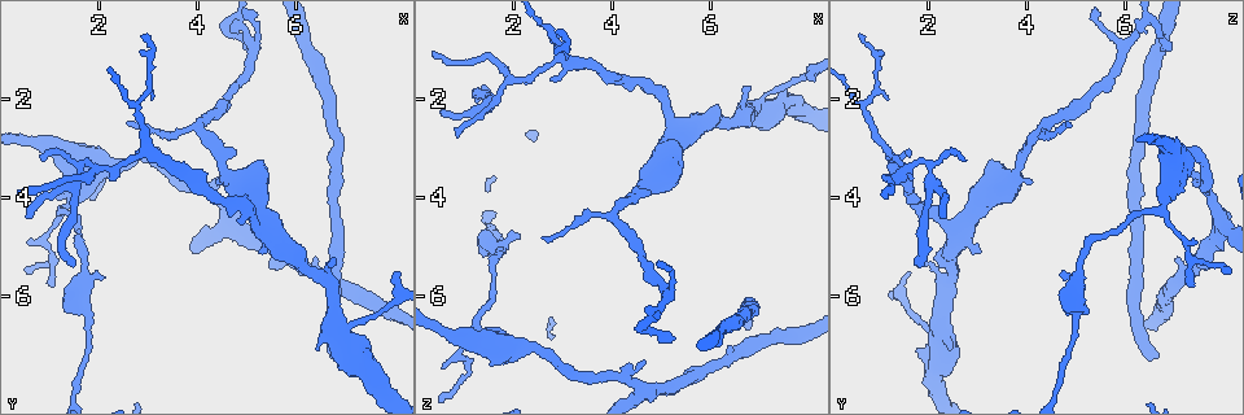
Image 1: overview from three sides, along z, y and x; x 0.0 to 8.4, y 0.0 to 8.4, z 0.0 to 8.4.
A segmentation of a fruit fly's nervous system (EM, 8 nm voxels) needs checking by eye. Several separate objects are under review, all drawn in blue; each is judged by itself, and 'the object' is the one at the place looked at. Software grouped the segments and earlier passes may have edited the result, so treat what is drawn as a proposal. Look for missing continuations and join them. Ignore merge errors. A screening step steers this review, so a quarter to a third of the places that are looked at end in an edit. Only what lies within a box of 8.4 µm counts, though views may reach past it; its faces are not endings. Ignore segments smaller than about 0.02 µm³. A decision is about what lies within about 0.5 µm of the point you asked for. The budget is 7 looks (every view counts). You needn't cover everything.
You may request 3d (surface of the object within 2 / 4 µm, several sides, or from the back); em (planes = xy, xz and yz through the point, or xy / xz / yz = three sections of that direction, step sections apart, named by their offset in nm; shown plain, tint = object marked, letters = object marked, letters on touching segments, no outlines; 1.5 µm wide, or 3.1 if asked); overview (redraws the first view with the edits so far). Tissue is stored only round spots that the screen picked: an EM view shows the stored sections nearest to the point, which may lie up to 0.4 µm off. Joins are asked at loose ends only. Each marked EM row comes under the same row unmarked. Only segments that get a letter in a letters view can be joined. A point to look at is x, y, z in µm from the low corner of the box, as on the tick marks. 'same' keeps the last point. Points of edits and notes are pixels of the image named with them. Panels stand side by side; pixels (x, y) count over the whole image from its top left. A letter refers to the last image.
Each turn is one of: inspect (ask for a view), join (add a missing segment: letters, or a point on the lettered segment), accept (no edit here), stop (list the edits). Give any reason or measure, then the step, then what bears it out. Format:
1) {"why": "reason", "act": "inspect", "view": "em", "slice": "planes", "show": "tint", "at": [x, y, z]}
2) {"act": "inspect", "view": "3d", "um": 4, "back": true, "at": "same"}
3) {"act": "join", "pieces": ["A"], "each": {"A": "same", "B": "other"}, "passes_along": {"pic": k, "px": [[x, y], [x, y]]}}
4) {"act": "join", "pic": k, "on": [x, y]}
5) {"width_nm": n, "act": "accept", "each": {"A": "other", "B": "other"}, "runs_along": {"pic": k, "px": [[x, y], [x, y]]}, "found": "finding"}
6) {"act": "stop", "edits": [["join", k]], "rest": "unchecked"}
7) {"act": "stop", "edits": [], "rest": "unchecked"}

{"why": "thin end", "act": "inspect", "view": "em", "slice": "planes", "show": "letters", "at": [2.15, 5.65, 4.75]}

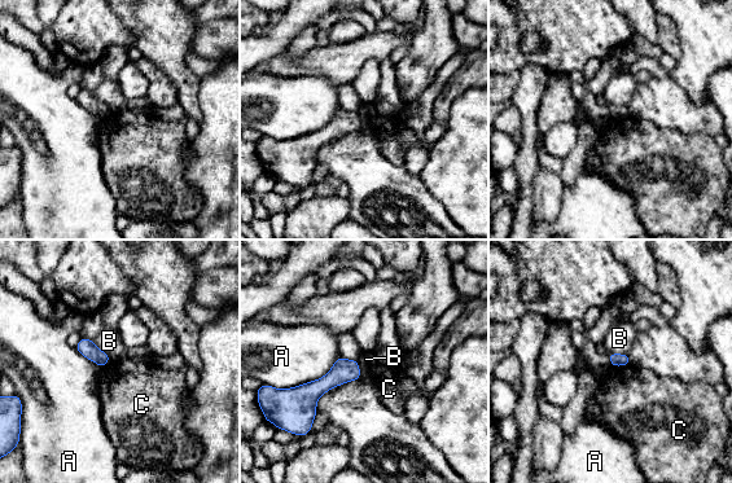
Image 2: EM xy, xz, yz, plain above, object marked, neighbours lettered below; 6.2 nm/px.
{"act": "accept", "each": {"A": "other", "B": "other", "C": "other"}, "runs_along": {"pic": 2, "px": [[354, 363], [310, 399], [310, 418]]}, "found": "none of them fits"}

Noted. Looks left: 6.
{"why": "free end", "act": "inspect", "view": "em", "slice": "planes", "show": "tint", "at": [1.05, 5.75, 7.30]}

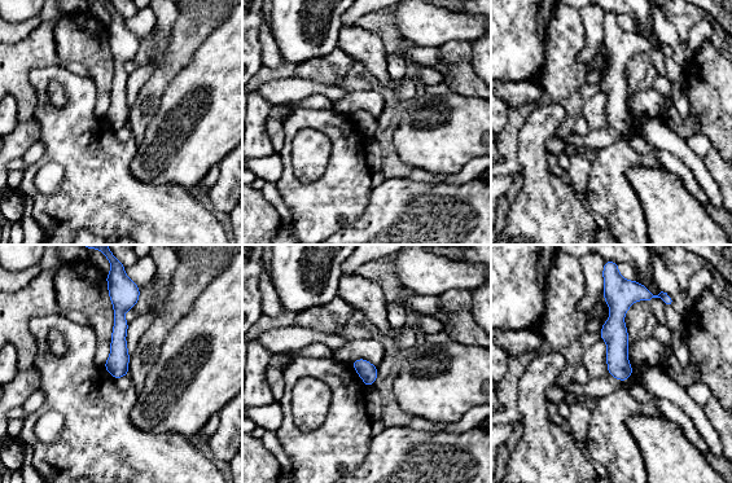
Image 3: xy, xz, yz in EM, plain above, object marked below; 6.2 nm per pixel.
{"why": "what lies round it", "act": "inspect", "view": "em", "slice": "planes", "show": "letters", "at": "same"}

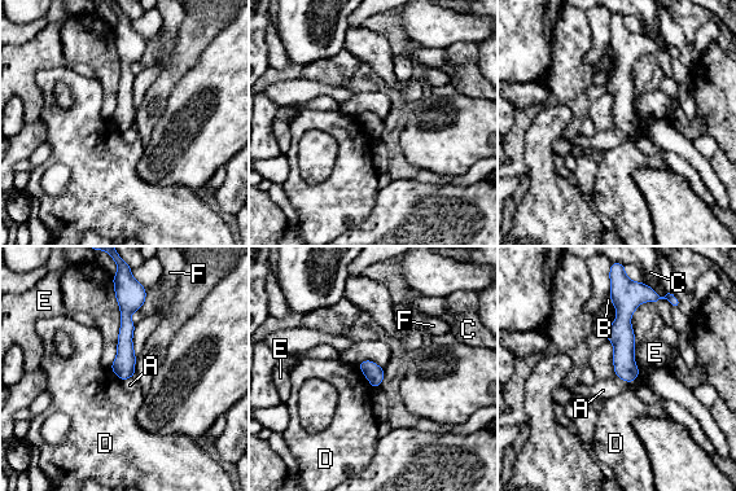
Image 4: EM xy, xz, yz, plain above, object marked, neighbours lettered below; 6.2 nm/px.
{"width_nm": 110, "act": "accept", "each": {"A": "other", "B": "other", "C": "other", "D": "other", "E": "other", "F": "other"}, "runs_along": {"pic": 4, "px": [[616, 293], [623, 302], [630, 378]]}, "found": "none of them fits"}

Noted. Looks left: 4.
{"why": "an open end", "act": "inspect", "view": "3d", "um": 2, "at": [5.35, 5.15, 3.00]}

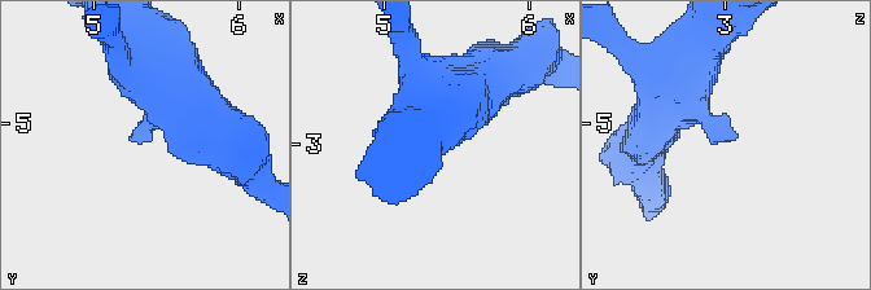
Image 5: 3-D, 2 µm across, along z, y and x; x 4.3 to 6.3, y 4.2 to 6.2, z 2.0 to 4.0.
{"why": "shape alone is not enough", "act": "inspect", "view": "em", "slice": "planes", "show": "letters", "at": [5.30, 5.12, 3.04]}

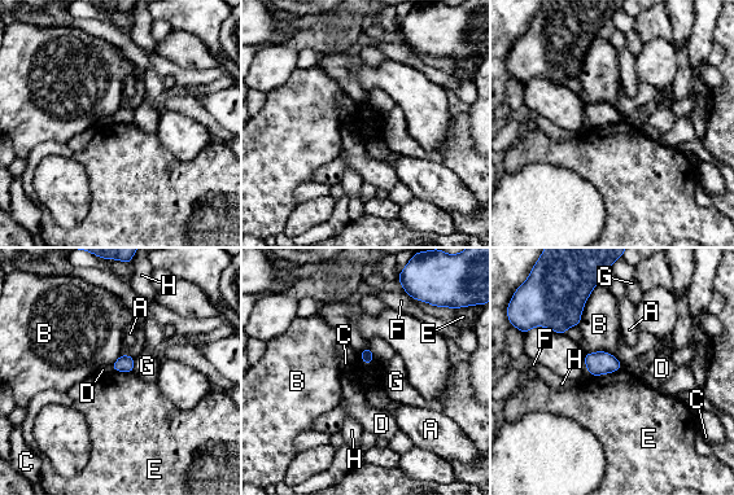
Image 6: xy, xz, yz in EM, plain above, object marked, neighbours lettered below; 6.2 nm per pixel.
{"act": "accept", "each": {"A": "other", "B": "other", "C": "other", "D": "other", "E": "other", "F": "other", "G": "other", "H": "other"}, "border": {"pic": 6, "px": [[623, 367], [591, 377]]}, "found": "none of them fits"}

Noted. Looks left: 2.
{"act": "stop", "edits": [], "rest": "unchecked"}

